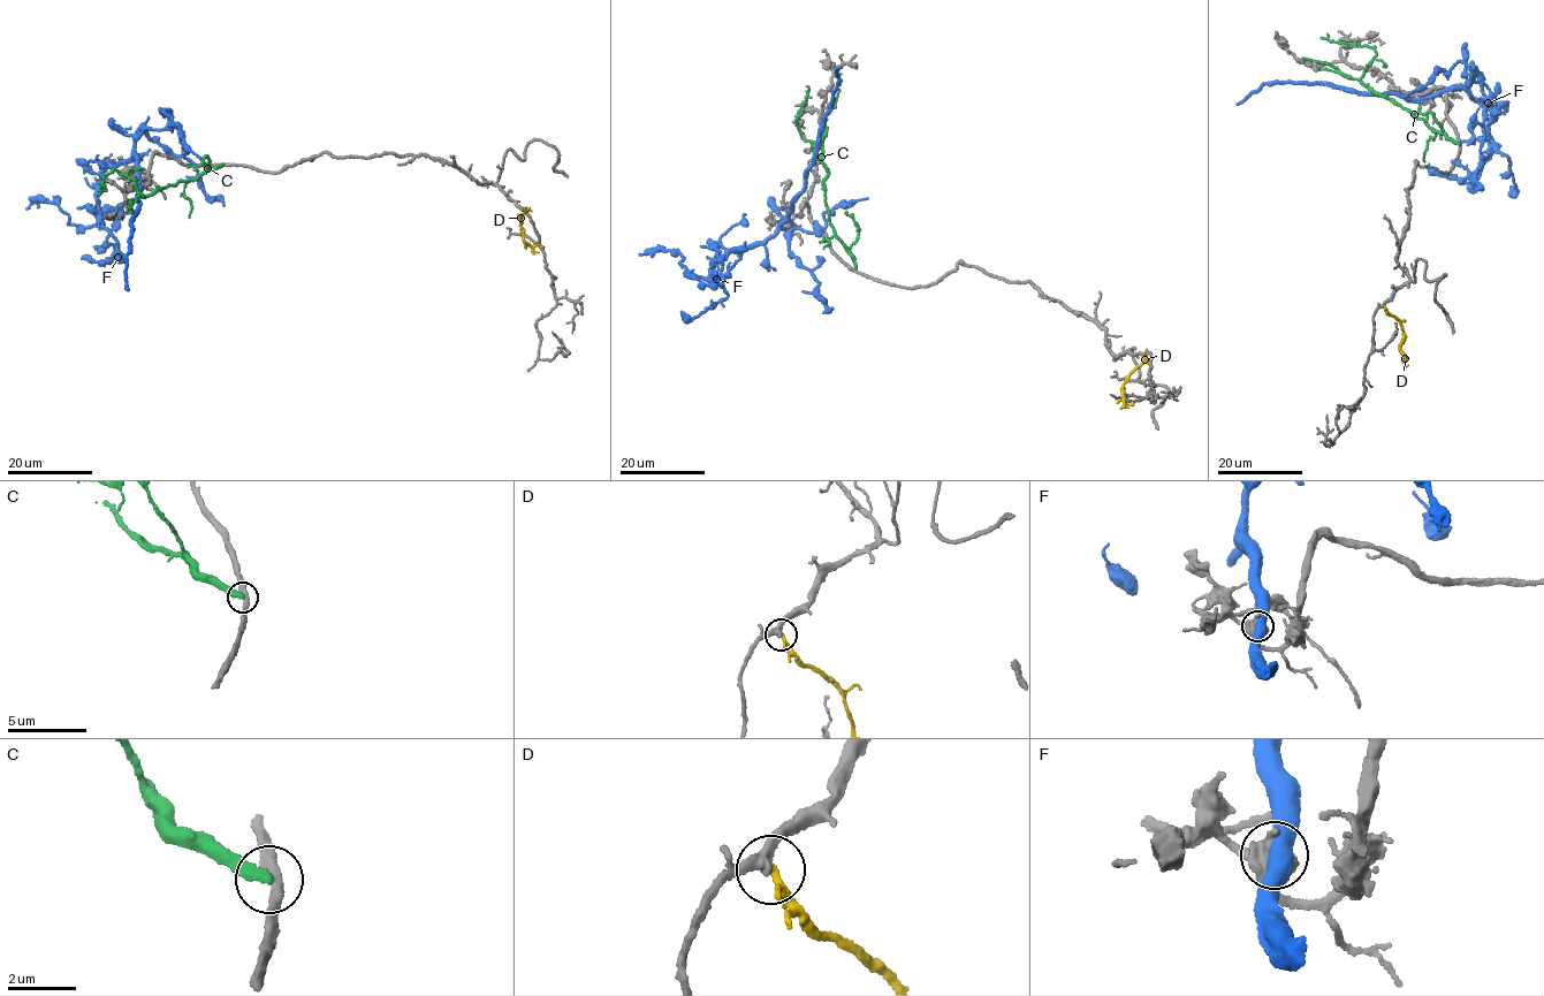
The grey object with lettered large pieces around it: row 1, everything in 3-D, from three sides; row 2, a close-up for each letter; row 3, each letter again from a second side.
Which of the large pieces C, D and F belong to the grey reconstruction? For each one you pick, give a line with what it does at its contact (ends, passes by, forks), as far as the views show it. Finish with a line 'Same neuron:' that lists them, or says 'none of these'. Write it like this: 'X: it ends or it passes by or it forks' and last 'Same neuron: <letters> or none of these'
Same neuron: none of these

